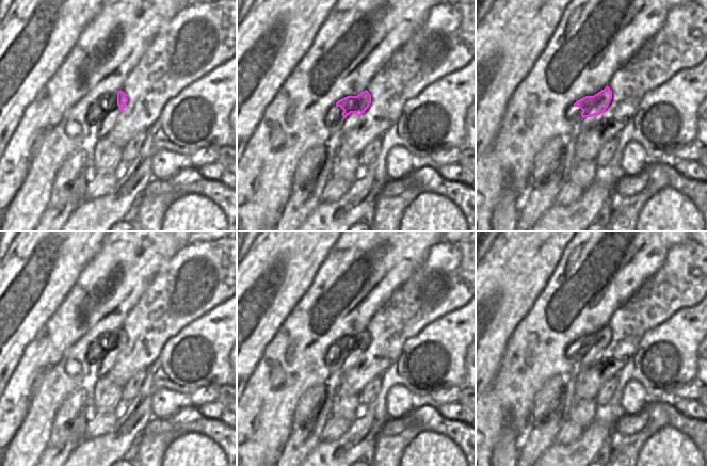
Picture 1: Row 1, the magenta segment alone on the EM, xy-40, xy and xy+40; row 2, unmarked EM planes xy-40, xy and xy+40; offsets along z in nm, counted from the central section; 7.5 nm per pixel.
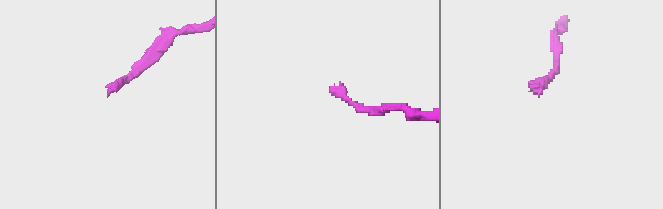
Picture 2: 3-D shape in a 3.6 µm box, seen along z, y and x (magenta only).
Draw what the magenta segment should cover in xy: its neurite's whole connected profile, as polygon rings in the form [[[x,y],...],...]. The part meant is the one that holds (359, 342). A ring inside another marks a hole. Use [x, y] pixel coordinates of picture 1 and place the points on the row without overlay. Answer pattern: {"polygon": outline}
{"polygon": [[[366,328],[357,335],[347,335],[336,341],[336,346],[340,346],[343,351],[337,353],[339,357],[343,355],[341,368],[335,372],[334,377],[340,377],[342,373],[348,371],[358,359],[358,356],[367,350],[371,342],[371,334]]]}

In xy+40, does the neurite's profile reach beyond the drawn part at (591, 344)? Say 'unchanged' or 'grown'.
grown

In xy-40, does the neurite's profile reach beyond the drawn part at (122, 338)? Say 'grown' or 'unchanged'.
grown

